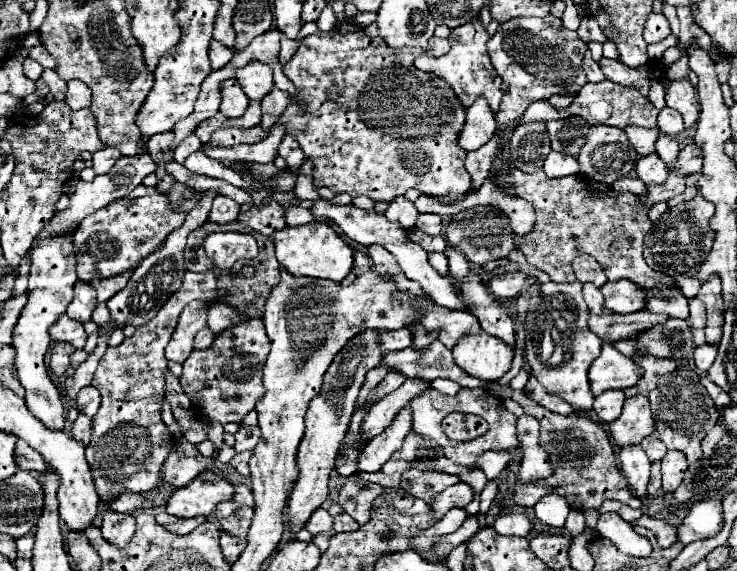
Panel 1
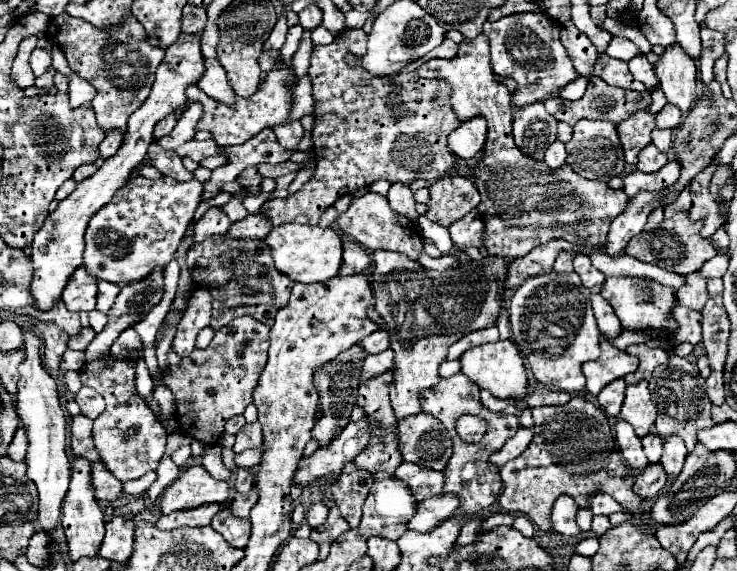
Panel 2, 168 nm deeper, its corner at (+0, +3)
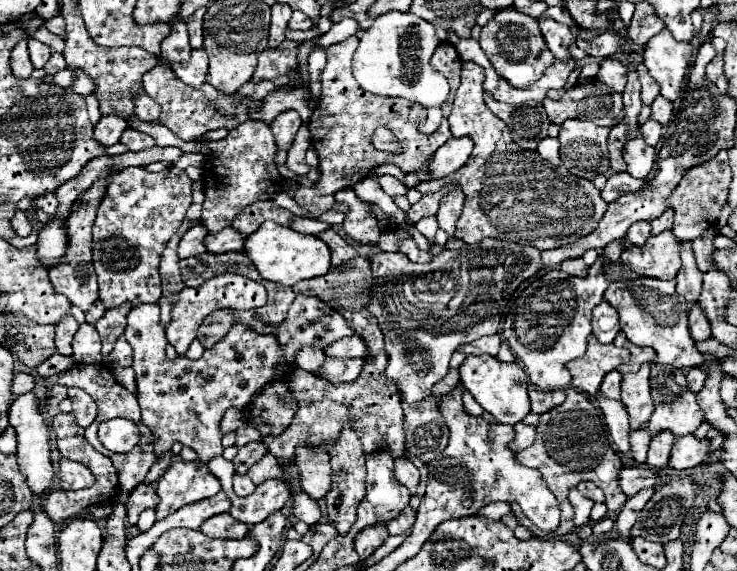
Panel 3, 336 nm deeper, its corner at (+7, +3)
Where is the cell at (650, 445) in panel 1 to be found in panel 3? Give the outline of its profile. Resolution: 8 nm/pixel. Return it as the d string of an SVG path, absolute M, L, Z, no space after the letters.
M635 430L635 432L631 432L629 442L631 442L631 450L633 450L635 462L645 464L647 450L649 450L649 442L651 442L651 434L647 430Z

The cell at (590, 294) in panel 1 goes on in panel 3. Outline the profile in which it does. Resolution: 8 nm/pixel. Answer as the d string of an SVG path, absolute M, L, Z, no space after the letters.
M601 302L593 308L593 320L591 320L591 326L593 326L593 334L597 336L597 340L601 344L611 344L619 332L619 324L617 324L617 310L607 304L607 302Z

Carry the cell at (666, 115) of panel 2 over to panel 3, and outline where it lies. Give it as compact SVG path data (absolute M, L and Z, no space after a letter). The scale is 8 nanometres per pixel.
M657 96L655 98L655 102L651 104L651 118L655 120L655 122L659 122L659 124L667 124L669 122L669 118L671 118L671 110L673 110L673 106L671 106L671 102L669 100L665 100L663 96Z

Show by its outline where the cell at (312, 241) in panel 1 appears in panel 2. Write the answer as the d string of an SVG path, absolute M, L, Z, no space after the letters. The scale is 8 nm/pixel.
M280 224L264 238L274 258L276 268L294 282L324 282L338 276L342 264L342 240L332 228L304 226L304 224Z

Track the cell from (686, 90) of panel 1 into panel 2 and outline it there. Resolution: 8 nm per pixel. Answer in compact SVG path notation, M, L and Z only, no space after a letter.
M674 42L658 58L654 70L668 102L678 106L682 114L688 114L698 100L694 60Z

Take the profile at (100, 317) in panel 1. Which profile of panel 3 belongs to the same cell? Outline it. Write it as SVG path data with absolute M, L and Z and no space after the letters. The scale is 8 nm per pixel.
M81 324L73 338L73 356L83 364L99 364L101 362L101 340L93 324Z

